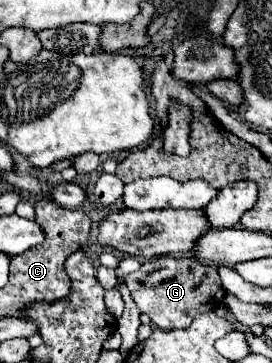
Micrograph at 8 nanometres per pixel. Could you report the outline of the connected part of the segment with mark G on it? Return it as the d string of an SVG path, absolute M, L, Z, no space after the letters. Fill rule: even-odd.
M166 255L147 260L124 281L140 313L146 313L156 329L186 329L198 313L218 309L226 295L218 283L218 269L198 265L190 257Z

